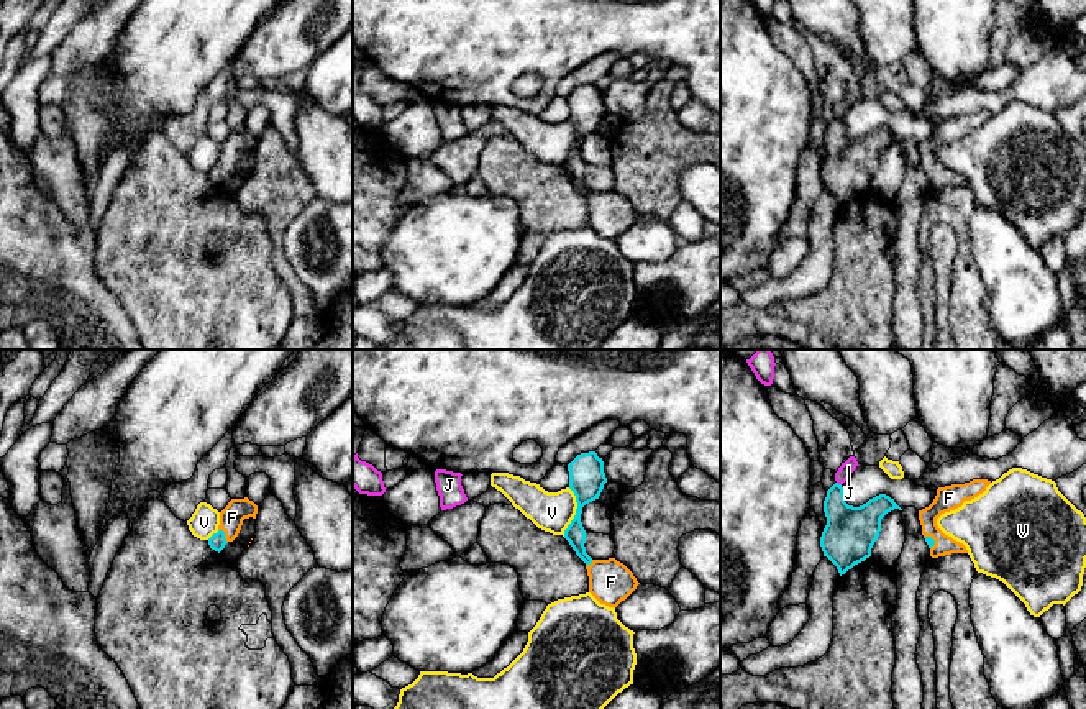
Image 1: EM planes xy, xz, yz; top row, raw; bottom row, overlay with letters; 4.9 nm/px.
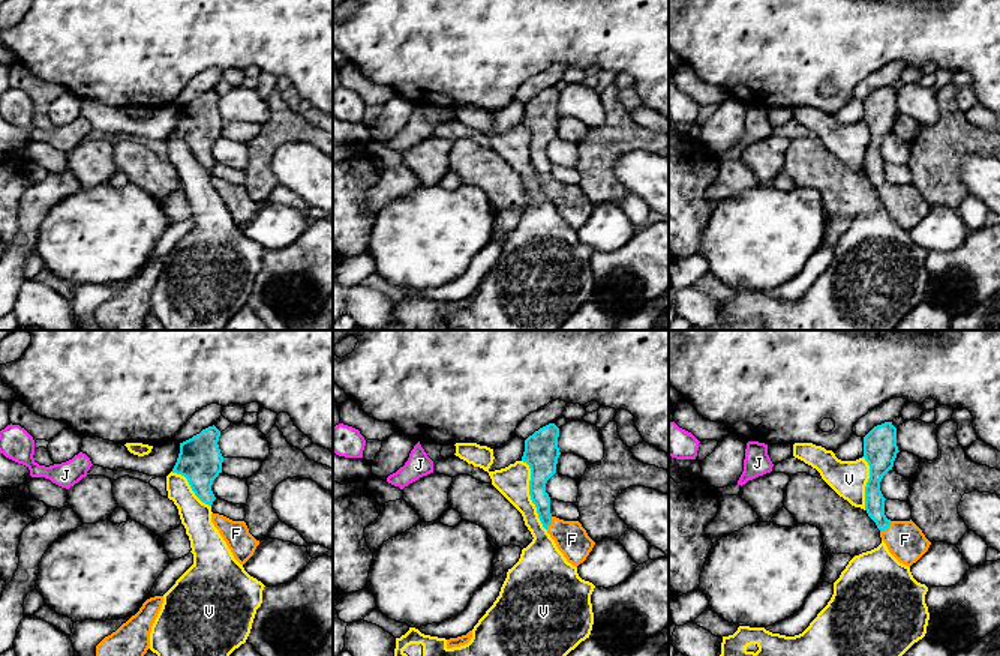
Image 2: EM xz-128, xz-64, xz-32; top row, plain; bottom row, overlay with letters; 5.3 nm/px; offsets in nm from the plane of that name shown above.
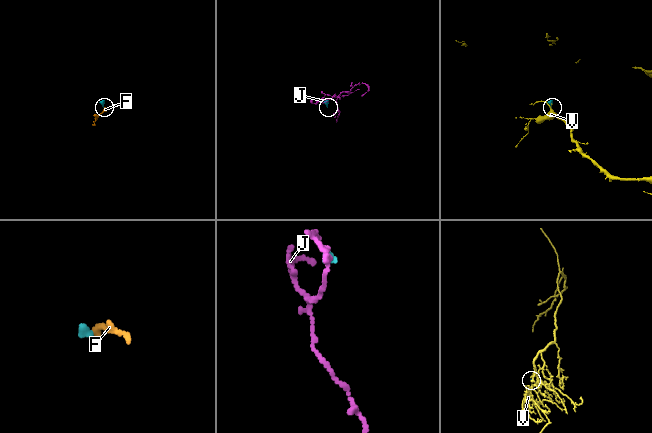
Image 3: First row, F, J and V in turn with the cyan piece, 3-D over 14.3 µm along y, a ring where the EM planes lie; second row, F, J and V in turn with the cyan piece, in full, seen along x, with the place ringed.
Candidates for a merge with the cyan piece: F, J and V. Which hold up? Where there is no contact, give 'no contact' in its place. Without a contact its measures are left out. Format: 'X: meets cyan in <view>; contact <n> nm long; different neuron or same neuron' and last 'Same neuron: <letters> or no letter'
F: meets cyan in xy; contact 80 nm long; same neuron
J: meets cyan in yz; contact 30 nm long; different neuron
V: meets cyan in xz; contact 240 nm long; different neuron
Same neuron: F

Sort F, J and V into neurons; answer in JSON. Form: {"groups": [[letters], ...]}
{"groups": [["F"], ["J"], ["V"]]}

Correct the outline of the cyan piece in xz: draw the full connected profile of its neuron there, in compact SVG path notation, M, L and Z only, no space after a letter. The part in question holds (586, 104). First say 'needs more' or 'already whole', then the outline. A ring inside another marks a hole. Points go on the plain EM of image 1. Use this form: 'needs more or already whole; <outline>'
needs more; M595 84L577 87L569 97L569 121L576 128L576 148L564 162L564 171L569 174L576 187L586 195L589 208L589 225L609 240L617 240L640 217L633 205L615 190L592 192L586 185L586 162L581 154L582 140L599 131L604 117L604 94Z

